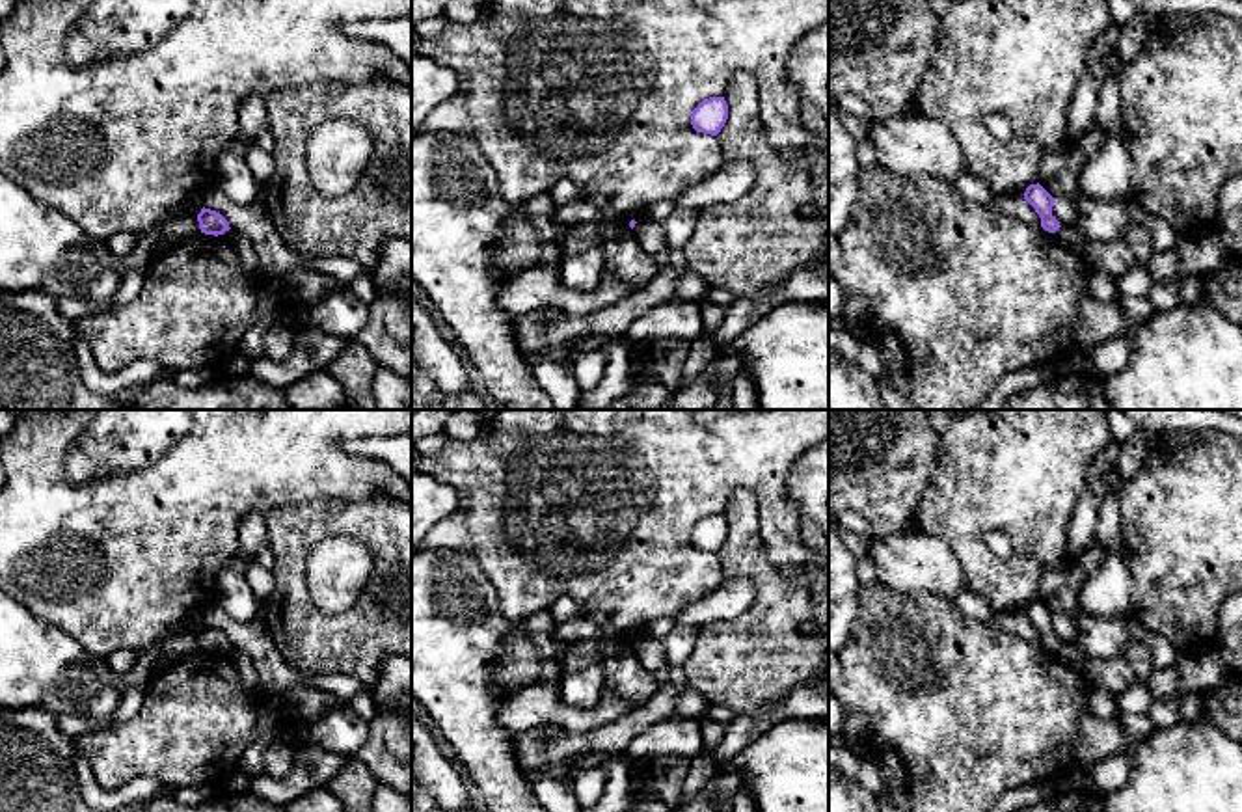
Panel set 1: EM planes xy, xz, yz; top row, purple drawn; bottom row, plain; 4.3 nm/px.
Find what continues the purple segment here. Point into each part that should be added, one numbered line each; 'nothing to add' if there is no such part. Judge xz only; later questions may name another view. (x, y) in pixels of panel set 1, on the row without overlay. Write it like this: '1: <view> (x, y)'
1: xz (647, 649)

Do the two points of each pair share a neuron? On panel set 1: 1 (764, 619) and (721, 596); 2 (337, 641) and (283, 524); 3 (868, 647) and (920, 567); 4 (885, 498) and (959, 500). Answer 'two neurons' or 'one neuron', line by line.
1: two neurons
2: one neuron
3: two neurons
4: two neurons

